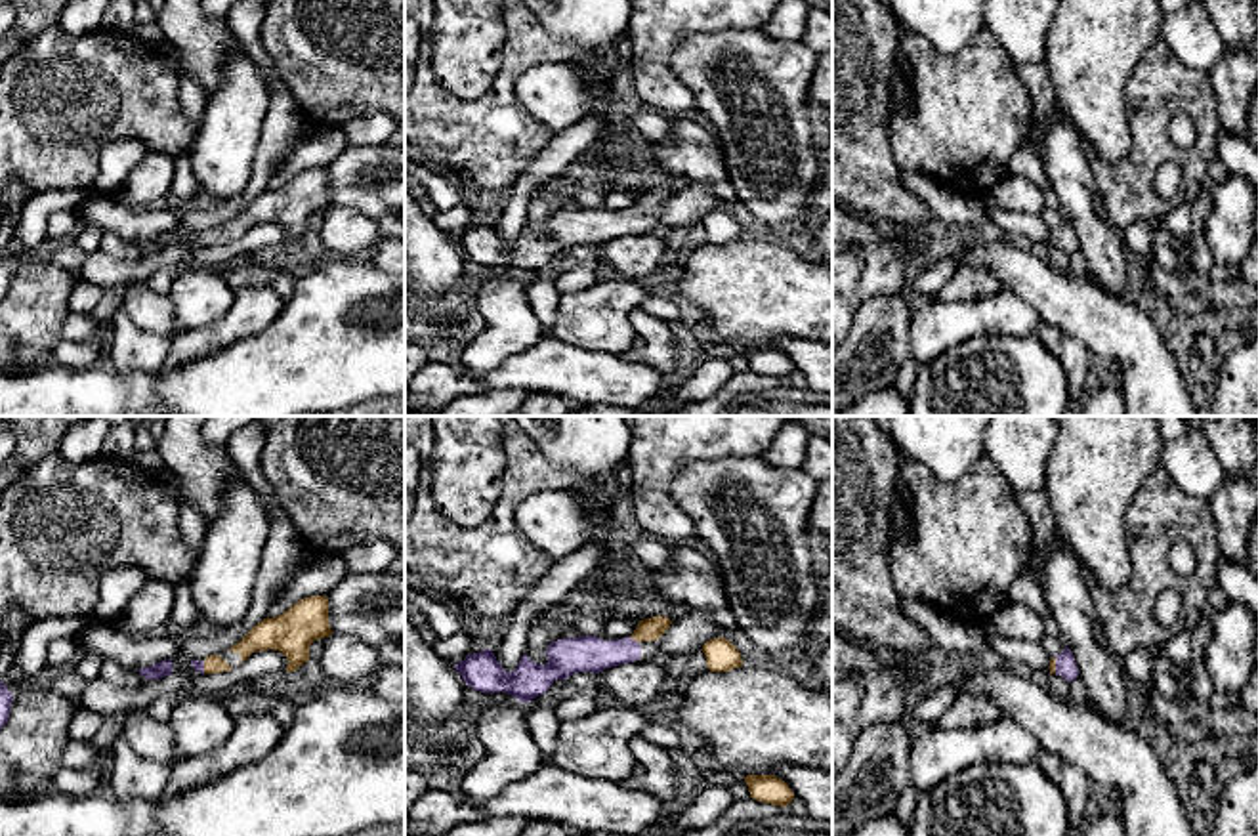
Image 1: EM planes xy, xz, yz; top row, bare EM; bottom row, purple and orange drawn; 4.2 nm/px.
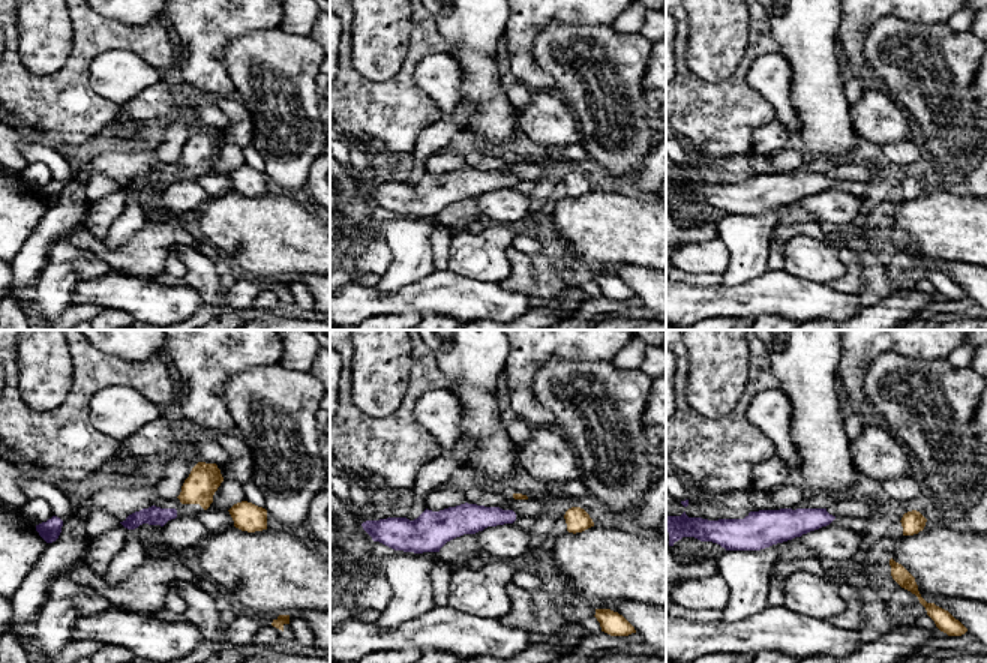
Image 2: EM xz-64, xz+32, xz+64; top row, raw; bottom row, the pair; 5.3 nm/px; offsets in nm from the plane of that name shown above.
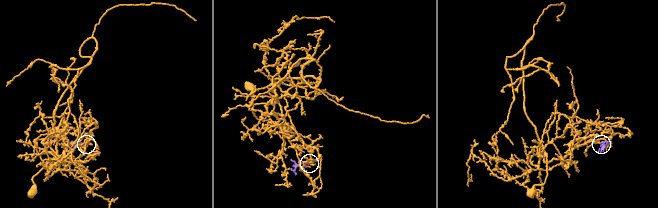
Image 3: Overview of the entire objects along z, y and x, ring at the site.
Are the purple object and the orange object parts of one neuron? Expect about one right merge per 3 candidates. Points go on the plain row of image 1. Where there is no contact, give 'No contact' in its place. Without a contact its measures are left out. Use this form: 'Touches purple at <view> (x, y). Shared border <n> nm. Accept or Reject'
Touches purple at xz (634, 212). Shared border 60 nm. Accept

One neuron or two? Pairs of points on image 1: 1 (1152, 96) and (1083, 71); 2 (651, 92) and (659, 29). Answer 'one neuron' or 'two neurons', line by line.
1: two neurons
2: one neuron

